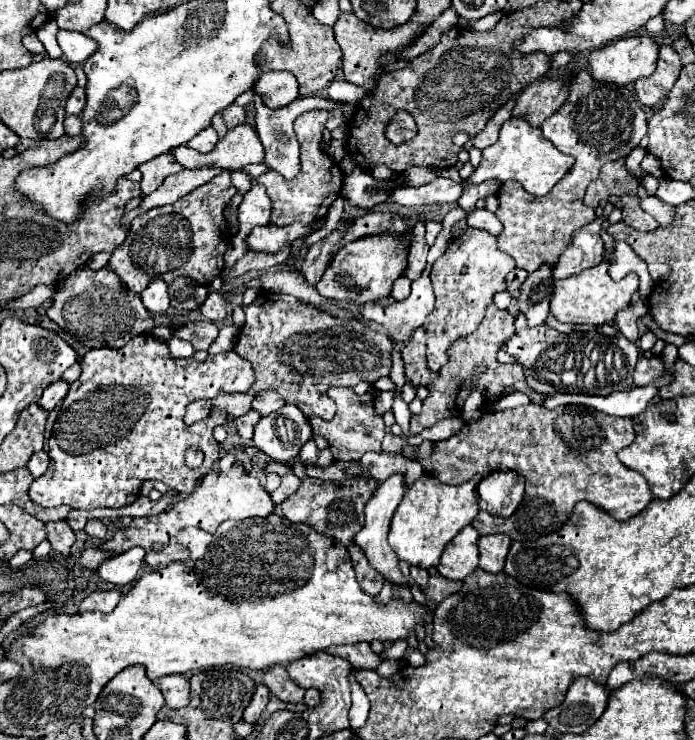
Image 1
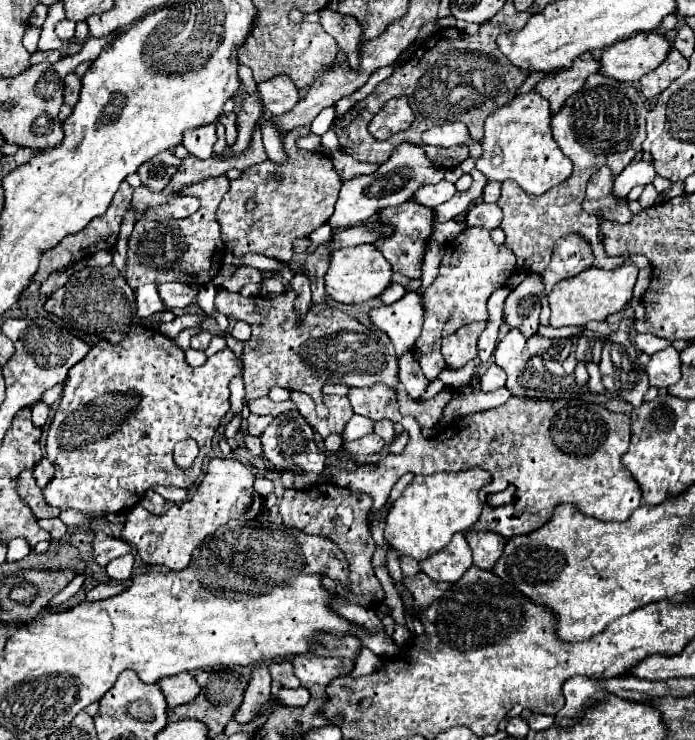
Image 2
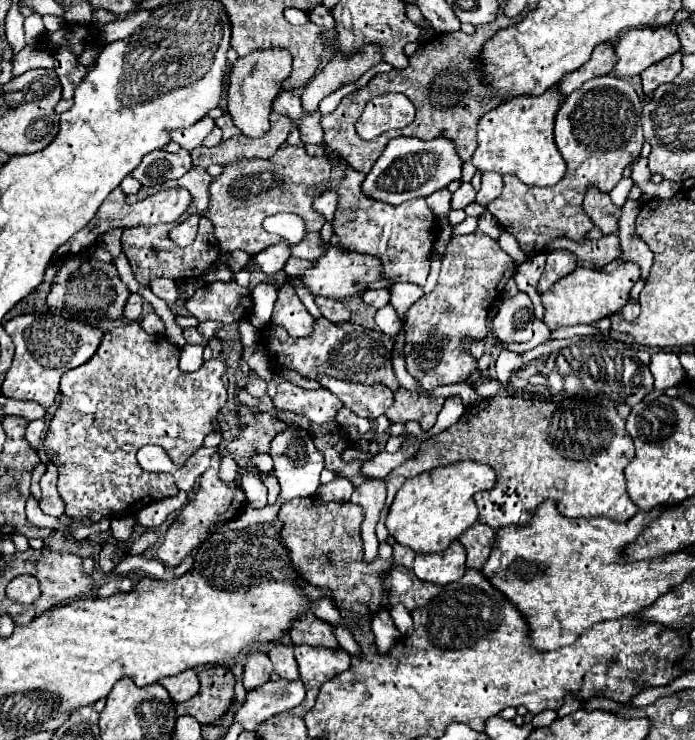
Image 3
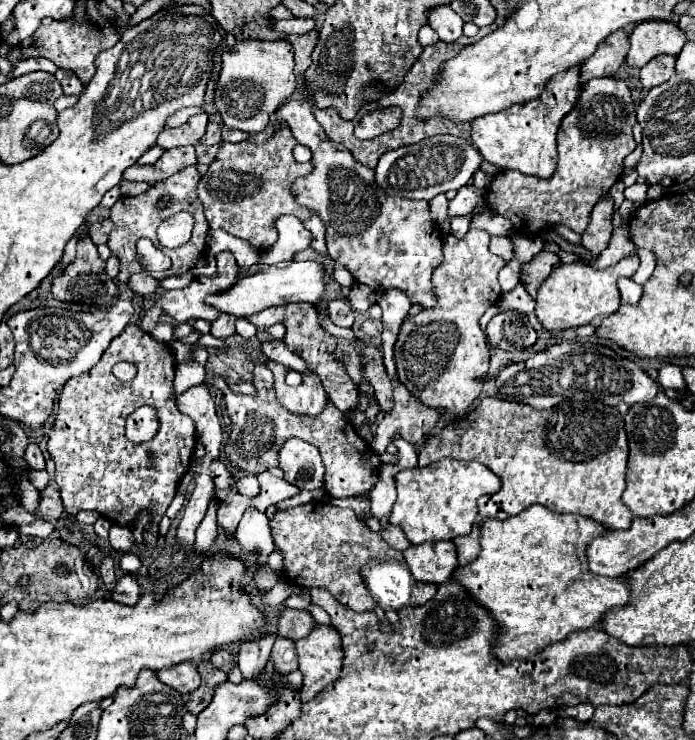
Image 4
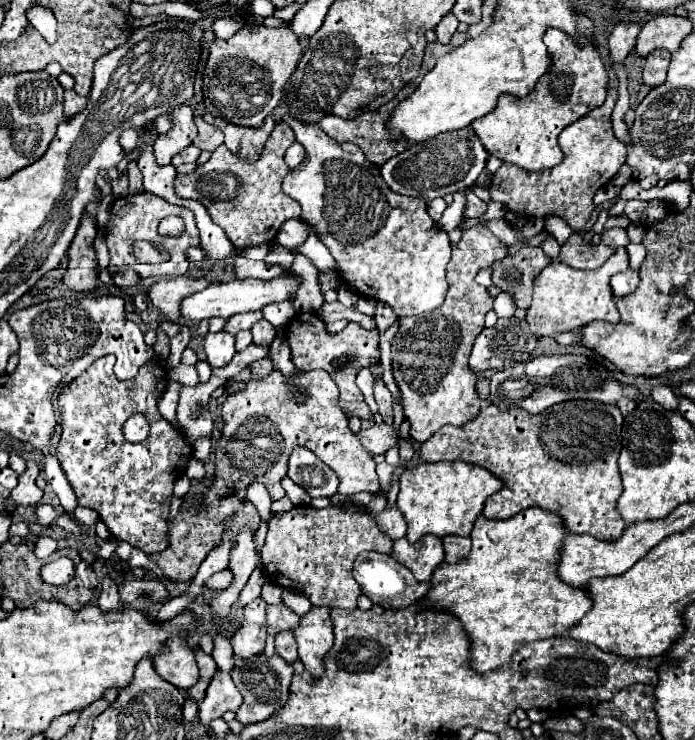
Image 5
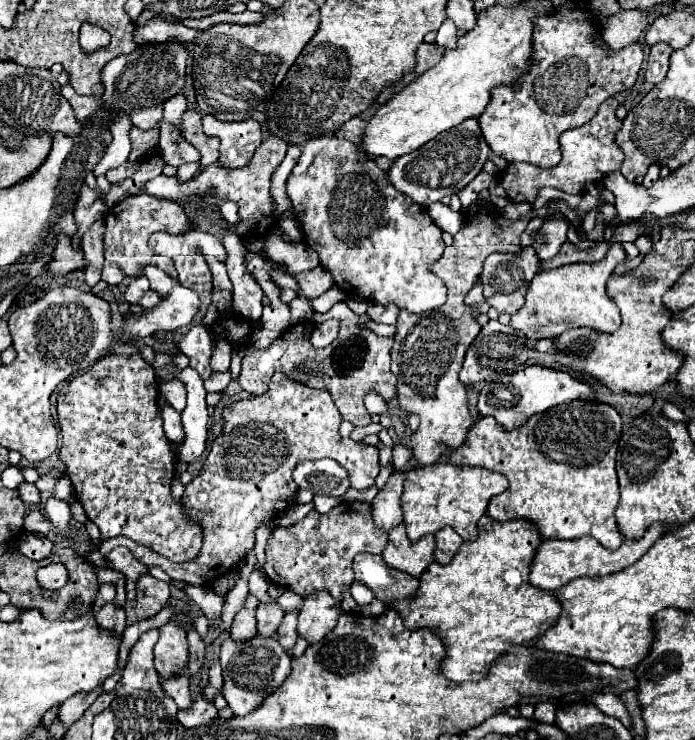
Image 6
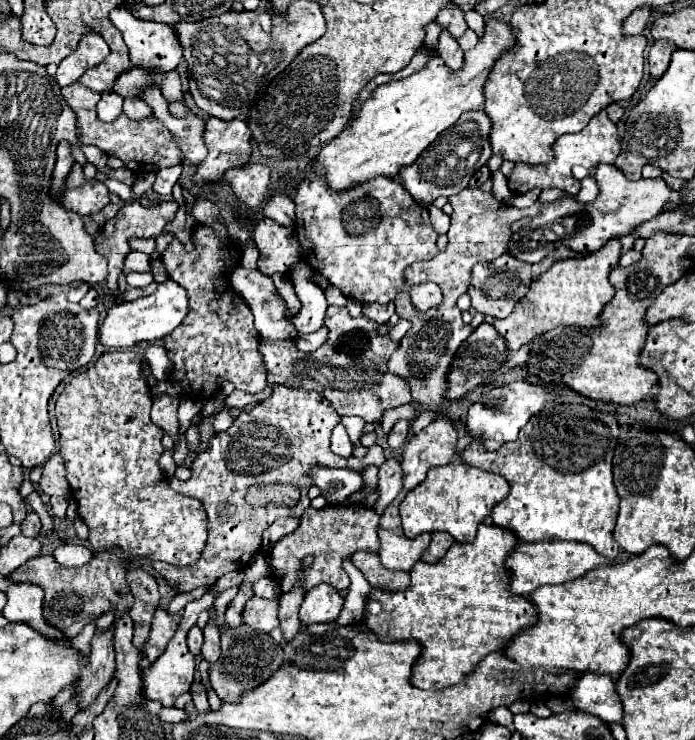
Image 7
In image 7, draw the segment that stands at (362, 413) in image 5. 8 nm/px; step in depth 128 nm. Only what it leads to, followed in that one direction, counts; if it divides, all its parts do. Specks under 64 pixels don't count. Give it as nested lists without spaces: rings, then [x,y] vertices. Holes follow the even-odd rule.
[[[344,308],[344,320],[334,320],[334,340],[332,338],[326,340],[312,354],[300,352],[294,340],[261,341],[258,350],[262,356],[262,364],[266,368],[268,386],[258,394],[234,390],[223,402],[210,399],[204,403],[201,413],[209,417],[224,406],[246,408],[258,404],[272,394],[272,388],[276,384],[284,384],[290,388],[320,392],[324,398],[330,400],[330,404],[340,416],[360,416],[366,422],[380,420],[384,410],[408,404],[412,398],[408,392],[408,384],[404,384],[400,376],[388,372],[386,368],[388,358],[396,350],[396,342],[392,342],[388,336],[378,336],[376,326],[378,324],[368,320],[366,316],[352,318]]]

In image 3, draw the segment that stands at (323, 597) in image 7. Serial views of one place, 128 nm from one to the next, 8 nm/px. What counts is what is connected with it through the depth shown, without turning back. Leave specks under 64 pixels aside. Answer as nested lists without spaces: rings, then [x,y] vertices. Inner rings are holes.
[[[294,646],[294,656],[300,668],[300,680],[306,686],[306,700],[290,710],[292,714],[298,714],[300,718],[312,710],[316,696],[320,692],[320,686],[334,678],[336,674],[346,672],[352,666],[352,658],[346,650],[340,648],[340,652],[332,652],[328,648],[312,648],[312,646]]]

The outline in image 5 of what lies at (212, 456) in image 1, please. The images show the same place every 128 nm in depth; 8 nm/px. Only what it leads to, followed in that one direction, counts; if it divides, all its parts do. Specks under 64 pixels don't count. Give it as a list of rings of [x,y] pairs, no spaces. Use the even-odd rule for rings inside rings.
[[[112,354],[98,358],[82,376],[72,380],[58,396],[58,410],[62,416],[62,434],[56,448],[56,458],[76,494],[78,506],[92,508],[98,512],[100,520],[108,526],[110,534],[118,540],[126,540],[146,554],[160,554],[168,546],[168,512],[172,500],[174,482],[184,474],[186,464],[192,456],[192,446],[184,432],[174,428],[156,408],[160,396],[160,362],[148,362],[140,368],[138,376],[132,380],[118,380],[114,374],[116,358]],[[134,412],[142,412],[150,420],[150,436],[140,444],[132,444],[122,436],[122,424]]]

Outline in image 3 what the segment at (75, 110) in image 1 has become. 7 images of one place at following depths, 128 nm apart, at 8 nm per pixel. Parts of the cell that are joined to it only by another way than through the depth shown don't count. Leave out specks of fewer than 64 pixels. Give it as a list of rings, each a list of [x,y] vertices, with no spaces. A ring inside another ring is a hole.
[[[62,48],[58,54],[56,54],[56,64],[54,64],[54,70],[58,72],[60,76],[60,82],[62,82],[62,88],[64,88],[64,98],[72,100],[74,96],[74,90],[76,86],[82,82],[82,78],[86,76],[86,68],[76,60],[74,52],[70,48]]]

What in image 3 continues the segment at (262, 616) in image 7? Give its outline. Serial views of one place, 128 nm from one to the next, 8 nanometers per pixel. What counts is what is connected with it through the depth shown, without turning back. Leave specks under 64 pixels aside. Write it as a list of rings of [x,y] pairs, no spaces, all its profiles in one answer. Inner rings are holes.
[[[314,614],[304,616],[304,620],[296,622],[296,628],[292,628],[290,638],[294,644],[310,644],[310,646],[324,646],[324,648],[340,648],[334,626],[330,622],[324,622],[316,618]]]

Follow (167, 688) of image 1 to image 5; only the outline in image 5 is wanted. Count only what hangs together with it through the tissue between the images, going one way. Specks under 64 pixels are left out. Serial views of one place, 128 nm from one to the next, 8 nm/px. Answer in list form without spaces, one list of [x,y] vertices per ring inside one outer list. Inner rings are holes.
[[[172,638],[168,642],[168,652],[162,652],[162,656],[154,658],[154,668],[166,682],[182,690],[188,690],[198,682],[198,666],[194,654],[186,640],[180,638]]]

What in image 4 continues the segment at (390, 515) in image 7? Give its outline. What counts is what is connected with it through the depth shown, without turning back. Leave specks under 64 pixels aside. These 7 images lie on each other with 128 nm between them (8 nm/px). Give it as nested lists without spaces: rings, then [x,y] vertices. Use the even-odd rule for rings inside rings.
[[[452,542],[410,546],[404,552],[404,560],[416,580],[432,584],[448,582],[458,568],[456,546]]]

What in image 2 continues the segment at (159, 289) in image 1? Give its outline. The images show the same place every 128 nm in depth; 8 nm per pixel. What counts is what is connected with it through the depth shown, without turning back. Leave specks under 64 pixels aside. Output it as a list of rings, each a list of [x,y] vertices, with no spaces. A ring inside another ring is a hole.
[[[144,284],[136,290],[136,312],[138,316],[150,316],[154,312],[164,310],[164,302],[158,296],[156,284]]]

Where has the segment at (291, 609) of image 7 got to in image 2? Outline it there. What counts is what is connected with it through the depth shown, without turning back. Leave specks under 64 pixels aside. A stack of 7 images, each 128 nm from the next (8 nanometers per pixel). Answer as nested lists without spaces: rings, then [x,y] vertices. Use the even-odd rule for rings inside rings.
[[[288,660],[276,662],[276,664],[268,664],[268,670],[270,670],[272,680],[280,682],[284,688],[298,688],[300,686],[300,680],[294,676],[292,664]]]

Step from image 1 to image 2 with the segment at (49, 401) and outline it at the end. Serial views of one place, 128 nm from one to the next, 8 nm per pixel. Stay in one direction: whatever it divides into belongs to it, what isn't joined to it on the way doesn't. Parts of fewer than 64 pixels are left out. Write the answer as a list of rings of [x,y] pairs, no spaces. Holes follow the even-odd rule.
[[[40,400],[40,402],[36,402],[36,404],[32,406],[32,422],[34,422],[36,426],[44,426],[48,414],[50,414],[50,406],[48,406],[46,402]]]

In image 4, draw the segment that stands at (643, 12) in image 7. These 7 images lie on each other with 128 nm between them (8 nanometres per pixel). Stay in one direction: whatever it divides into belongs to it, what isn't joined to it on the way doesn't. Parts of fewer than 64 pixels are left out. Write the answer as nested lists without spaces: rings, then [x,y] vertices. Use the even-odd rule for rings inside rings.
[[[618,30],[610,34],[604,42],[598,44],[594,56],[582,64],[580,82],[584,84],[590,78],[598,76],[614,76],[616,70],[622,66],[626,52],[628,52],[628,32]]]

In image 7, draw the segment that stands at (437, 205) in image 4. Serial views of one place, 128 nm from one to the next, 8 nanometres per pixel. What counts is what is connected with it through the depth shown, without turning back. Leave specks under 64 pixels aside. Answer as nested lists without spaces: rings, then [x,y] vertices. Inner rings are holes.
[[[428,206],[428,212],[430,212],[430,222],[432,226],[436,226],[436,232],[438,234],[446,234],[448,228],[450,228],[450,216],[444,214],[440,208],[436,206]]]

